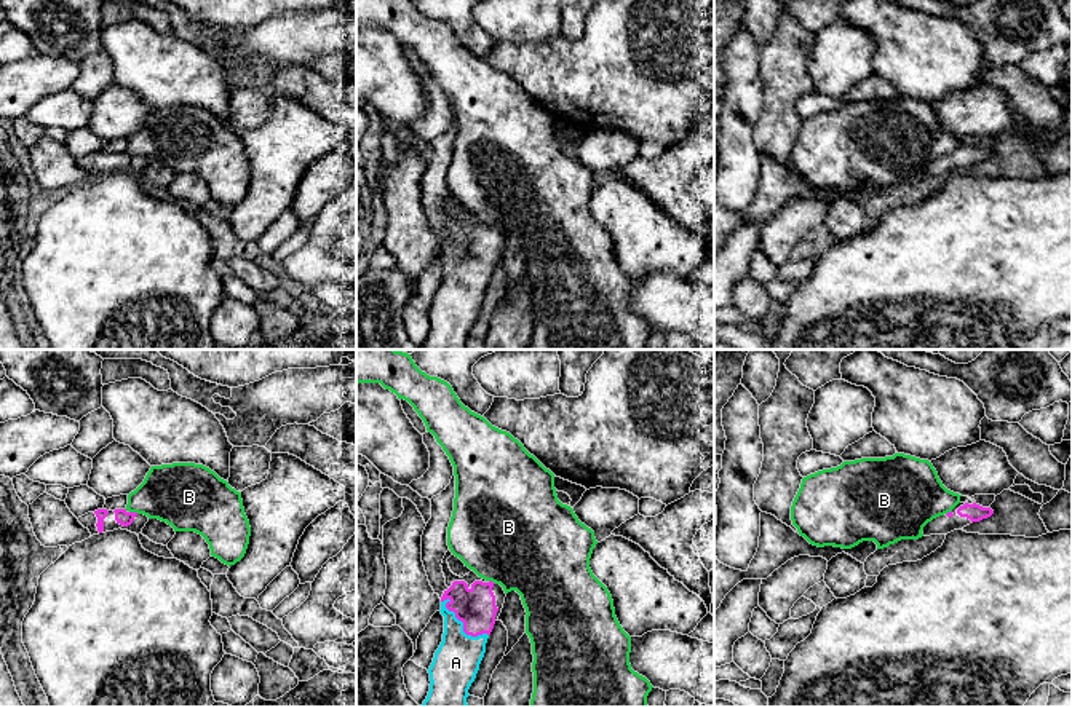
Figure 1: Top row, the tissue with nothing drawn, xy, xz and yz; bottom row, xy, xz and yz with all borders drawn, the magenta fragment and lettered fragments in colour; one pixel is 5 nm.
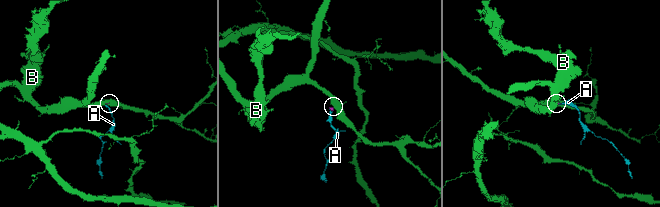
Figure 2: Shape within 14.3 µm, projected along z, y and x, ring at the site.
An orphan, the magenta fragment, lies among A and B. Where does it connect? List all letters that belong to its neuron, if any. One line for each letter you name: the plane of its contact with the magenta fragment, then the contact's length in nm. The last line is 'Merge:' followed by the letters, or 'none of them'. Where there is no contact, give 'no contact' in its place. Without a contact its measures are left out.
A: meets magenta in xz; contact 300 nm long
Merge: A

